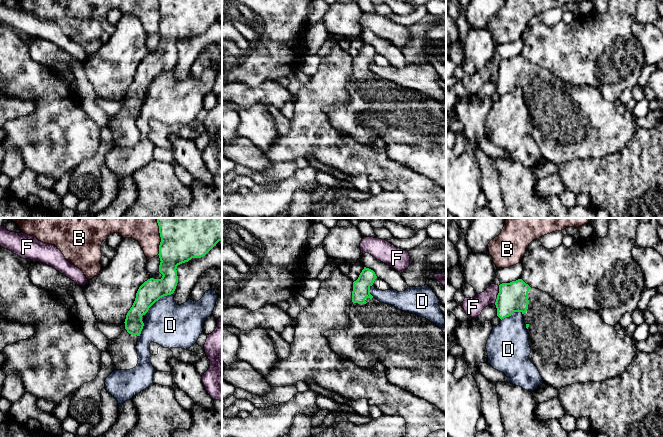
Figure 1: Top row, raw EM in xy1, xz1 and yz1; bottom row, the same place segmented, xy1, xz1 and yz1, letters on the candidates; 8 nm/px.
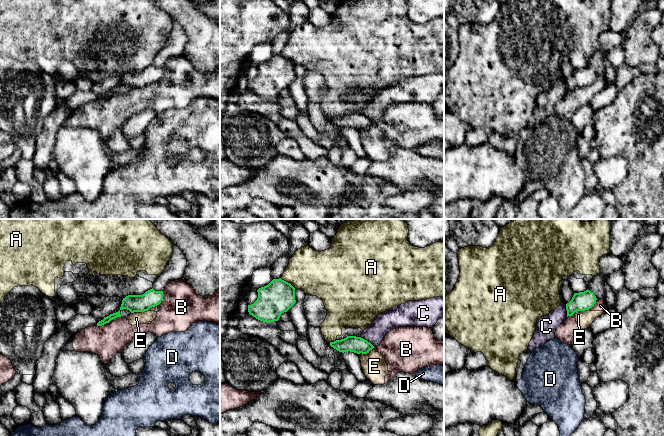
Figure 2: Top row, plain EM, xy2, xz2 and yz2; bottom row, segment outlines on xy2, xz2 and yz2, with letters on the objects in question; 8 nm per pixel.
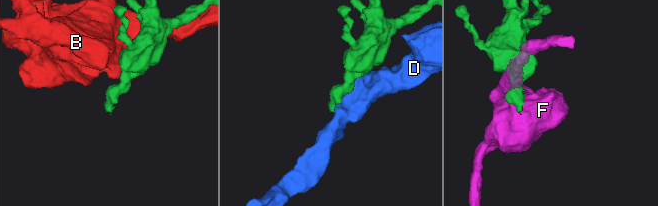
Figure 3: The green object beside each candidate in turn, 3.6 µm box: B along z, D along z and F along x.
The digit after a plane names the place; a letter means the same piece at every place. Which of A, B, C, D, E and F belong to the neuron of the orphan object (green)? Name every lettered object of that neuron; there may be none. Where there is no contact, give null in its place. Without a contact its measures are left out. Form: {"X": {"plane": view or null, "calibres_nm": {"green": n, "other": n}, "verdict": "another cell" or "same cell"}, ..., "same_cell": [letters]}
{"A": {"plane": "xz2", "calibres_nm": {"green": 260, "other": 360}, "verdict": "another cell"}, "B": {"plane": "xy1", "calibres_nm": {"green": 300, "other": 190}, "verdict": "another cell"}, "C": {"plane": "xz2", "calibres_nm": {"green": 130, "other": 160}, "verdict": "another cell"}, "D": {"plane": "xy1", "calibres_nm": {"green": 180, "other": 360}, "verdict": "another cell"}, "E": {"plane": "yz2", "calibres_nm": {"green": 150, "other": 140}, "verdict": "another cell"}, "F": {"plane": "yz1", "calibres_nm": {"green": 240, "other": 150}, "verdict": "another cell"}, "same_cell": []}

